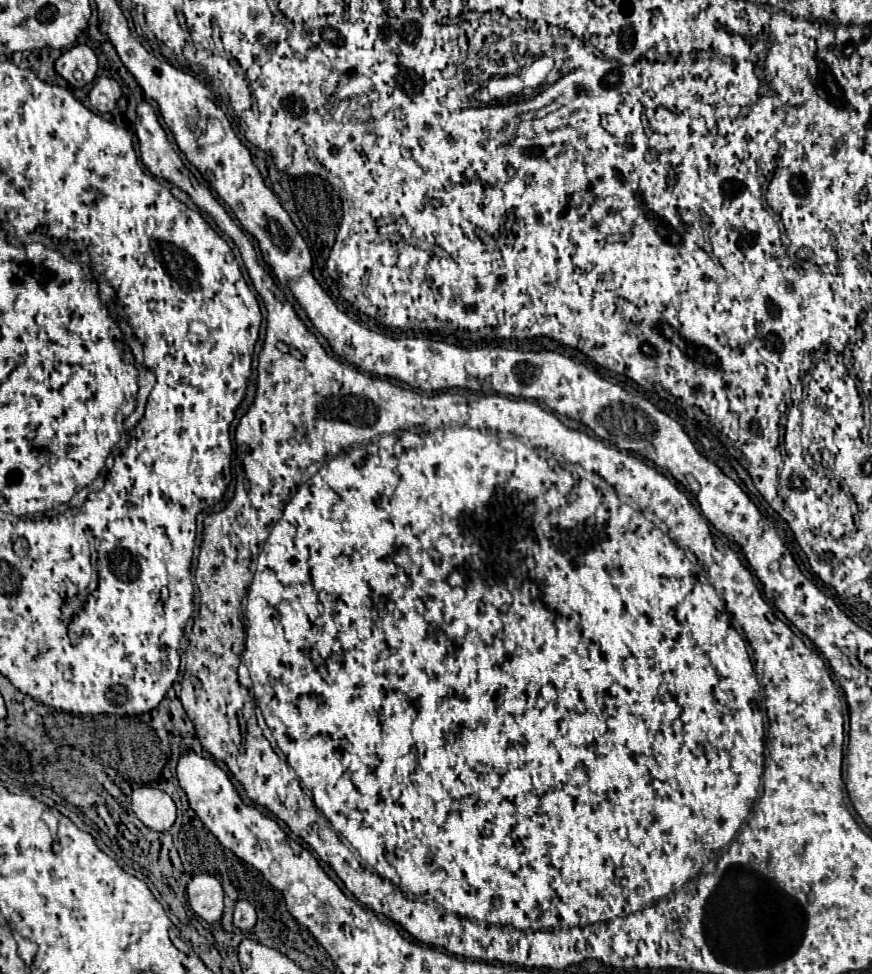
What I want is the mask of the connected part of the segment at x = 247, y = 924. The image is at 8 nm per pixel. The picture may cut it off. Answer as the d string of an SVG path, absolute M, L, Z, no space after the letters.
M240 899L234 907L234 925L242 931L248 931L256 925L256 919L256 909L246 899Z

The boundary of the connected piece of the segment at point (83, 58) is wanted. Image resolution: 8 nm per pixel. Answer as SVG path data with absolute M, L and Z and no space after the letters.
M76 45L58 57L54 67L72 87L84 87L96 77L98 59L88 45Z

